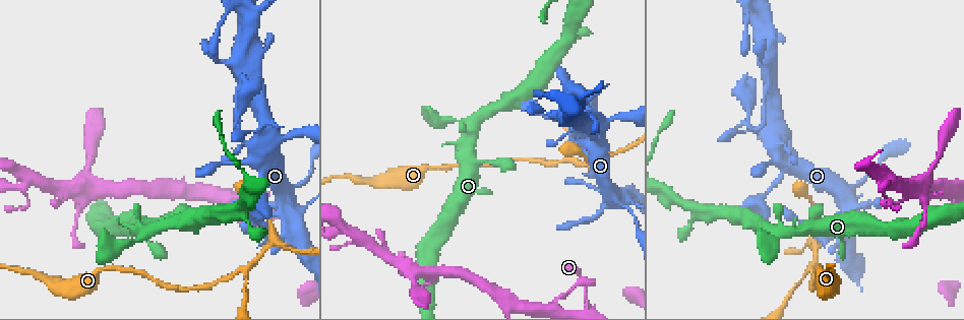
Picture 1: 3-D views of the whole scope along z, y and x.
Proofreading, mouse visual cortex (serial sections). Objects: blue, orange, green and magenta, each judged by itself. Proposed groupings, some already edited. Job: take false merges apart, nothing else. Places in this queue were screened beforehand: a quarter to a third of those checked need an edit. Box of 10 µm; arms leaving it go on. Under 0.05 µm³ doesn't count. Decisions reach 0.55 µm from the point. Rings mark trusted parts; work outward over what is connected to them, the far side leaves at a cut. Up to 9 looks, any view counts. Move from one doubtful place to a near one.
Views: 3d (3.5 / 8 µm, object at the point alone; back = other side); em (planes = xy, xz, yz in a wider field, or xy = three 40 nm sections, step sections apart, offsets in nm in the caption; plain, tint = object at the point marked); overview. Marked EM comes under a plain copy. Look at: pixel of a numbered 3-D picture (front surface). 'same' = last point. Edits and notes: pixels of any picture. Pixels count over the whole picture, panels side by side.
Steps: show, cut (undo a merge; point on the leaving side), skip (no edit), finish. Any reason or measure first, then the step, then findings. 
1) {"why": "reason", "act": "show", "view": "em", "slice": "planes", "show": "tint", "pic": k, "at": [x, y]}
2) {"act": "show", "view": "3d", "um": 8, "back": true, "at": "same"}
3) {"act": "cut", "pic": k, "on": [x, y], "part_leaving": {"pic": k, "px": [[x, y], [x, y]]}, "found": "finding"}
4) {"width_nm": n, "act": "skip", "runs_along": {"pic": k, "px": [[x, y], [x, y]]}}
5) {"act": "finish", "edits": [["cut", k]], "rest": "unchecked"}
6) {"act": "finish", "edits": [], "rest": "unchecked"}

{"why": "four-way junction", "act": "show", "view": "3d", "um": 3.5, "back": true, "pic": 1, "at": [924, 188]}

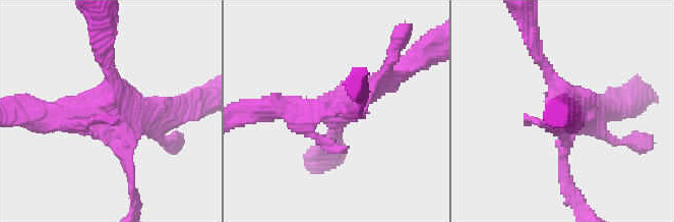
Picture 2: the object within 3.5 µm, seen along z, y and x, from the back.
{"arms": 4, "arm_widths_nm": [150, 200, 350, 400], "why": "now the EM", "act": "show", "view": "em", "slice": "xy", "step": 1, "show": "tint", "pic": 2, "at": [105, 108]}

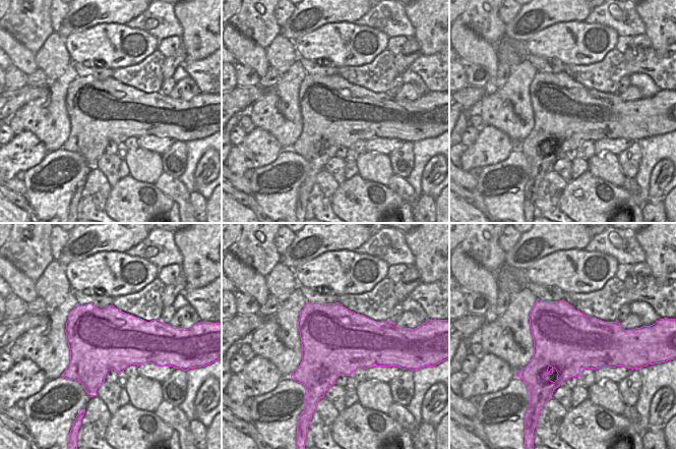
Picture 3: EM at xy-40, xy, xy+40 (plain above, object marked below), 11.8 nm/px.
{"act": "skip", "runs_along": {"pic": 2, "px": [[264, 110], [340, 107], [392, 76]]}, "found": "all the same cell"}

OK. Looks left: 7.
{"why": "small branch off a trunk", "act": "show", "view": "3d", "um": 8, "pic": 1, "at": [272, 145]}

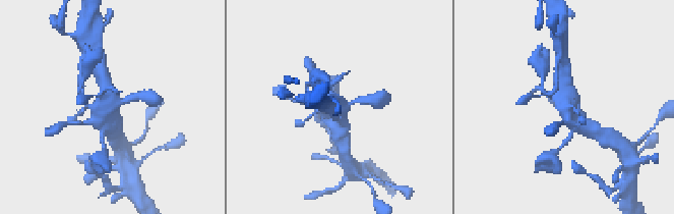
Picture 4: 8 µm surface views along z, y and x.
{"act": "show", "view": "3d", "um": 3.5, "back": true, "at": "same"}

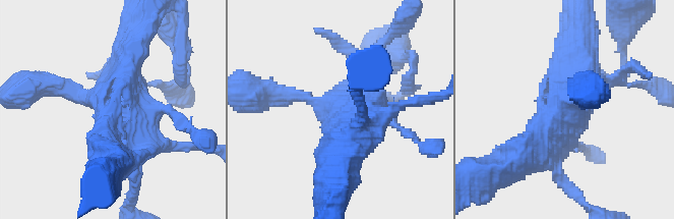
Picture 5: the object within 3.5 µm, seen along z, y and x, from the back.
{"act": "show", "view": "em", "slice": "xy", "step": 3, "show": "tint", "pic": 5, "at": [342, 112]}

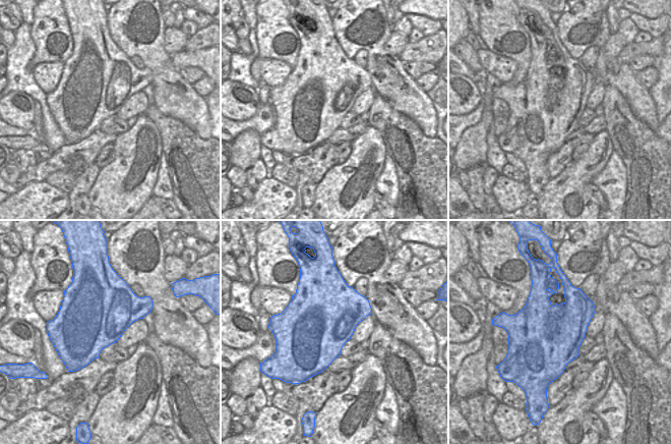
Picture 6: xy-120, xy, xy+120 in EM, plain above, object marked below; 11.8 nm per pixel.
{"act": "skip", "found": "one cell here"}

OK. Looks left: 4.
{"why": "narrows sharply", "act": "show", "view": "3d", "um": 3.5, "back": true, "pic": 1, "at": [564, 44]}

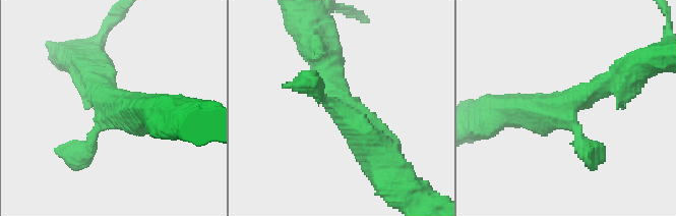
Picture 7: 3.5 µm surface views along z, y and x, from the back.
{"why": "shape alone is not enough", "act": "show", "view": "em", "slice": "xy", "step": 1, "show": "tint", "pic": 7, "at": [346, 110]}

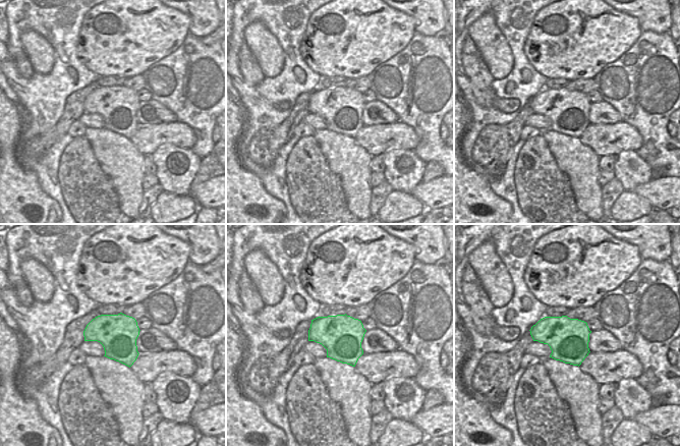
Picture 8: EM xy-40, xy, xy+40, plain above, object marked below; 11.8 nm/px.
{"arms": 3, "act": "skip", "runs_along": {"pic": 7, "px": [[388, 163], [332, 95], [322, 58]]}, "found": "one cell here"}

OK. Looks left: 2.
{"why": "two arms at a narrow angle", "act": "show", "view": "3d", "um": 3.5, "pic": 1, "at": [623, 199]}

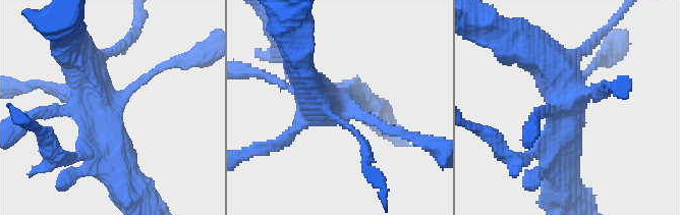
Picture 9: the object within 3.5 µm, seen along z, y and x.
{"why": "need the tissue", "act": "show", "view": "em", "slice": "xy", "step": 1, "show": "tint", "pic": 9, "at": [104, 101]}

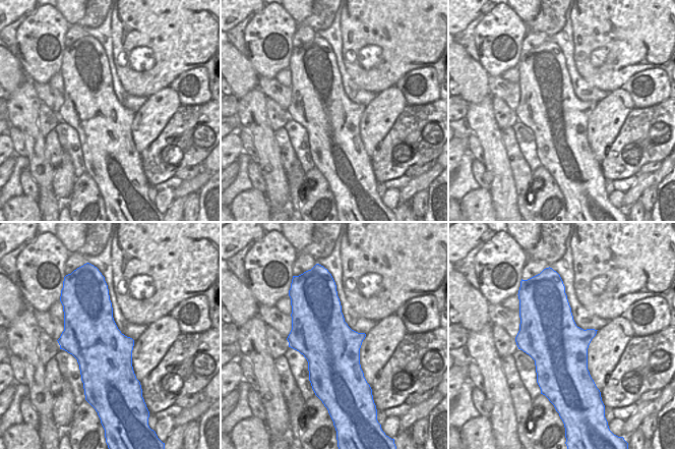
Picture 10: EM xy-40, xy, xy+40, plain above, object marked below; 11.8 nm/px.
{"act": "skip", "runs_along": {"pic": 9, "px": [[71, 46], [112, 153]]}, "found": "continuous, no second cell"}

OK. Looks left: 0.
{"act": "finish", "edits": [], "rest": "unchecked"}

